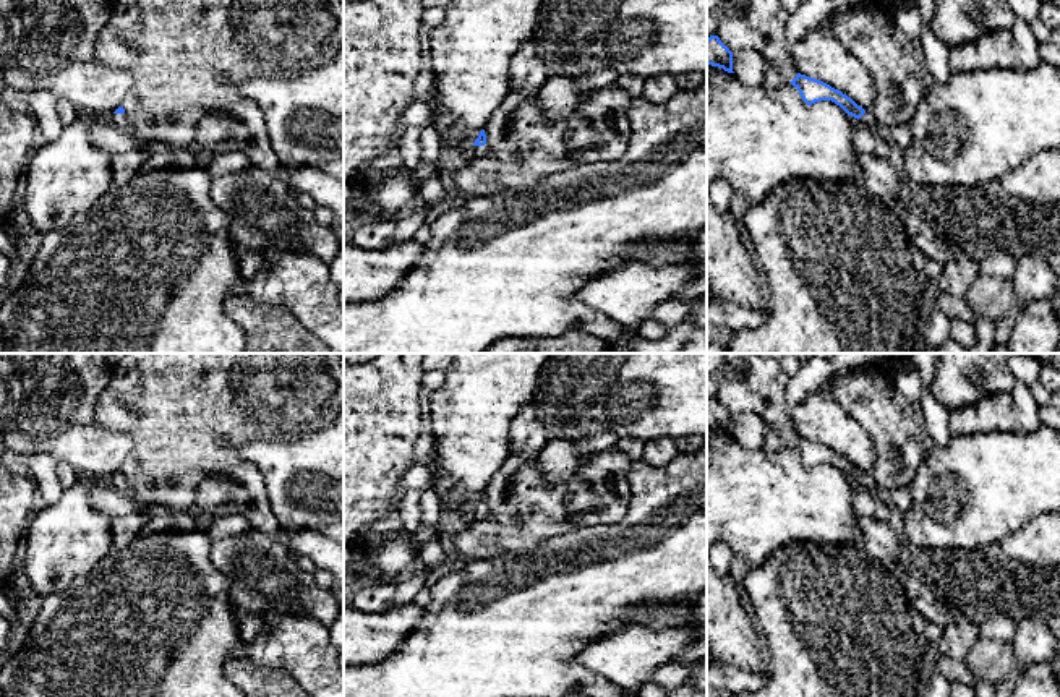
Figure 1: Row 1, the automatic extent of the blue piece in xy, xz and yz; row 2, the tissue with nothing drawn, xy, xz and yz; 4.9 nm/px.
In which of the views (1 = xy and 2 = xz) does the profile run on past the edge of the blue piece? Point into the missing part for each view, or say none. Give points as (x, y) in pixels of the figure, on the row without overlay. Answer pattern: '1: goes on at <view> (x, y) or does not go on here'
1: goes on at xy (120, 483)
2: goes on at xz (480, 514)

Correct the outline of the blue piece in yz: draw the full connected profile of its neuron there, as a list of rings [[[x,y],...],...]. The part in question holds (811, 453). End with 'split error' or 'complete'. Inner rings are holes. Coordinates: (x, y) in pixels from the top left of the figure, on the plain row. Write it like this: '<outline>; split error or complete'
[[[797,436],[796,441],[789,446],[799,454],[802,464],[807,468],[820,464],[831,464],[840,468],[848,478],[857,481],[867,491],[878,491],[875,480],[870,473],[864,473],[851,460],[831,451],[830,447],[801,436]]]; split error

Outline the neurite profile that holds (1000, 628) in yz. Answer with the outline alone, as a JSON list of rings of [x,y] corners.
[[[995,614],[987,621],[984,621],[979,631],[981,631],[981,635],[984,637],[989,637],[998,642],[1013,644],[1016,626],[1018,626],[1018,621],[1010,619],[1005,614]]]

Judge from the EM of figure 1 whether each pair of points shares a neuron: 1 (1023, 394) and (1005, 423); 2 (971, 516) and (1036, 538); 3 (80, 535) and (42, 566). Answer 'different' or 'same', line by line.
1: different
2: different
3: same

